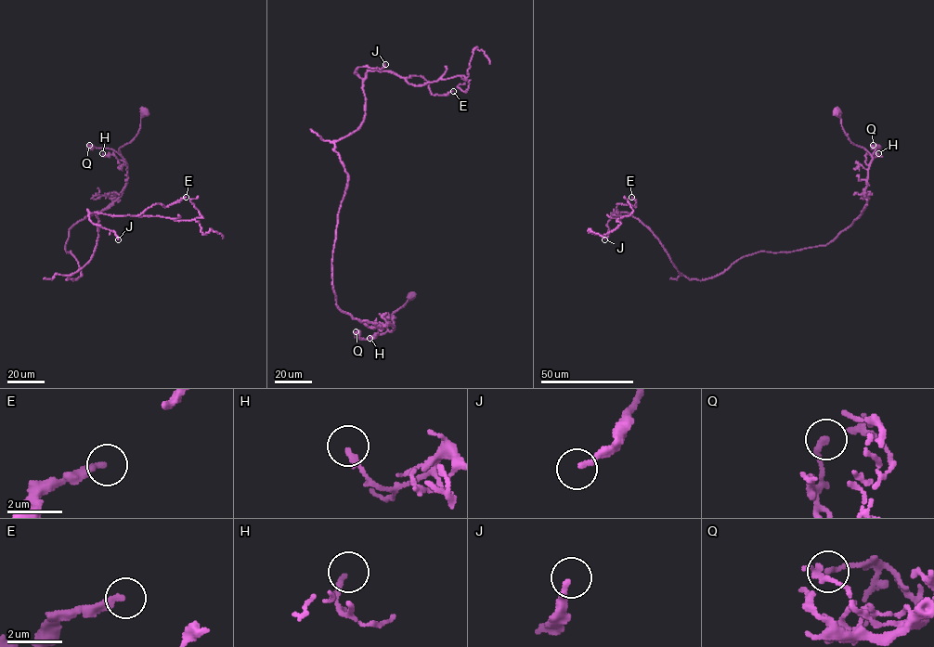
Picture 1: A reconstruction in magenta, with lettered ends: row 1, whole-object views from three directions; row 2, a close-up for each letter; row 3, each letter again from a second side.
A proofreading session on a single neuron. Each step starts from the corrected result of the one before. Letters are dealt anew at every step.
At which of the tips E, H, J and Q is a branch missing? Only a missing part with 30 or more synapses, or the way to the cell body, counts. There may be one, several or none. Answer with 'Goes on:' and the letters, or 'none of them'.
Goes on: J

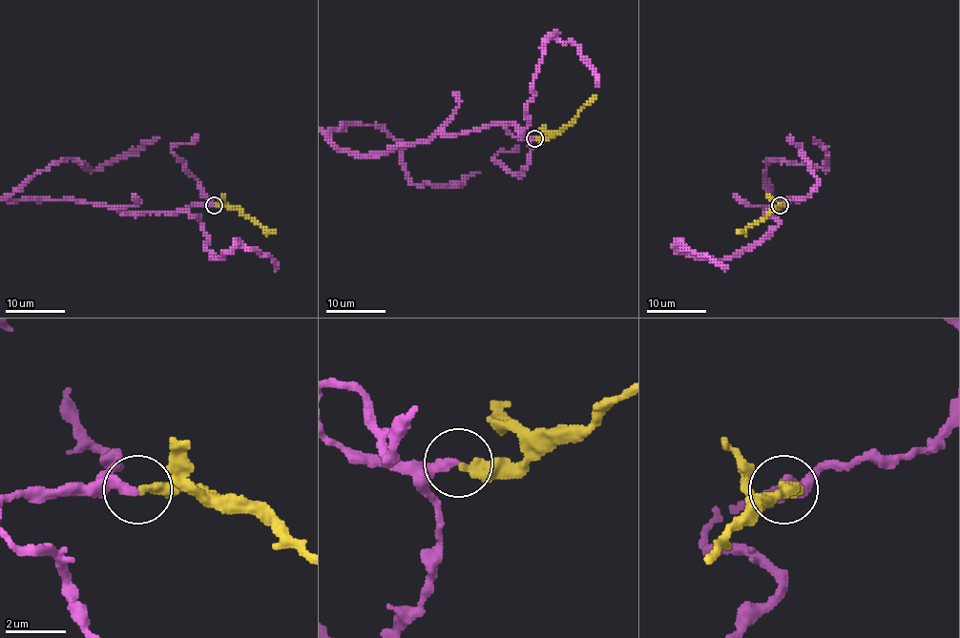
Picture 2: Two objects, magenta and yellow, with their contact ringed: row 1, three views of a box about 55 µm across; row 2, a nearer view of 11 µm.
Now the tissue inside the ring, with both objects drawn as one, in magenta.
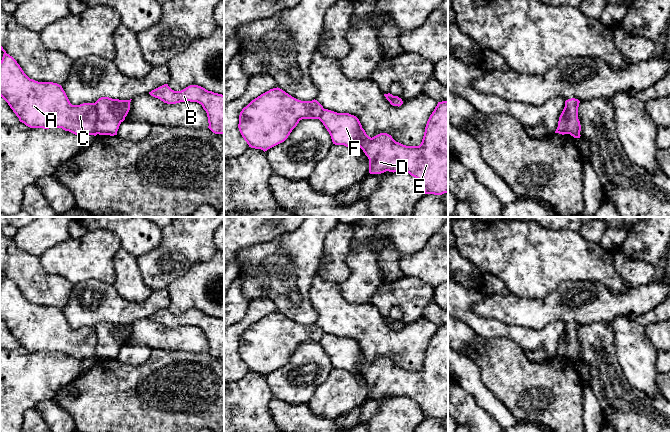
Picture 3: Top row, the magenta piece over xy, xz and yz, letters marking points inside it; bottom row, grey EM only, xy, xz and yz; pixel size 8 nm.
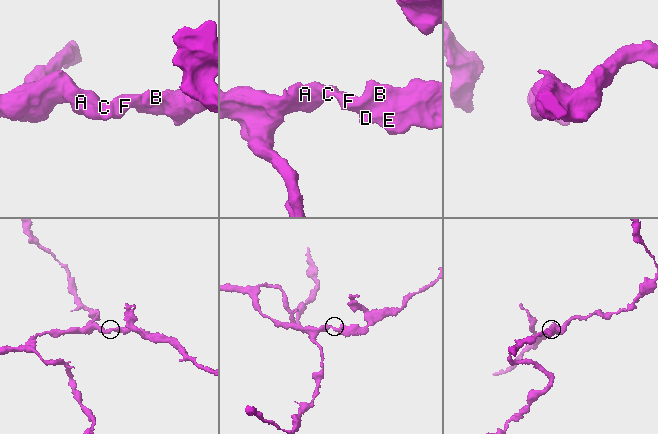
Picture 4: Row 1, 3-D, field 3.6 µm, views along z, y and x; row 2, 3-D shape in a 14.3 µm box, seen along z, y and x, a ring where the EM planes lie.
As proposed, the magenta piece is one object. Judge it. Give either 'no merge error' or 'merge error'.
merge error

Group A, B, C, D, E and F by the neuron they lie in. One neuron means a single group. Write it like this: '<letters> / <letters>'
A C / B D E F

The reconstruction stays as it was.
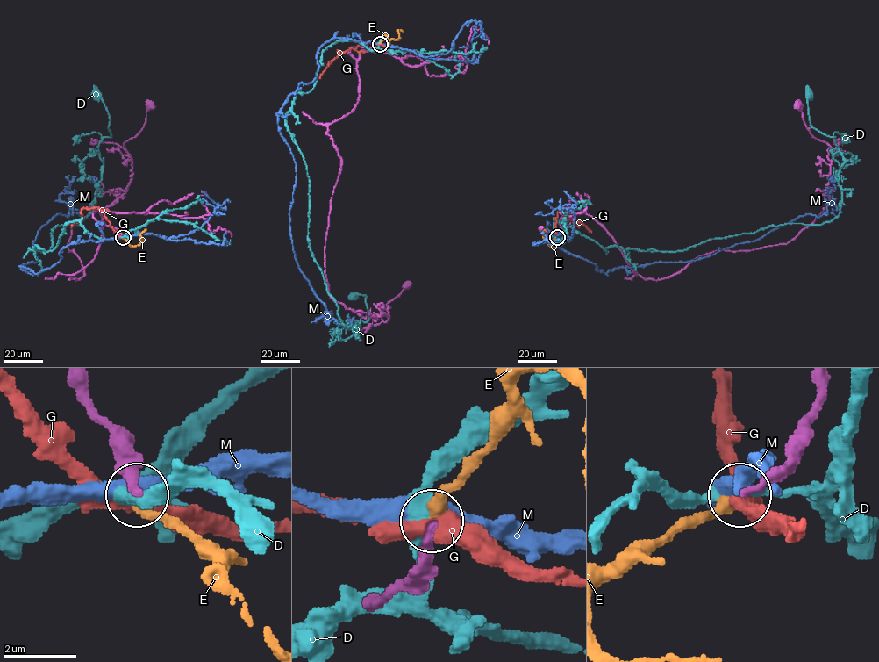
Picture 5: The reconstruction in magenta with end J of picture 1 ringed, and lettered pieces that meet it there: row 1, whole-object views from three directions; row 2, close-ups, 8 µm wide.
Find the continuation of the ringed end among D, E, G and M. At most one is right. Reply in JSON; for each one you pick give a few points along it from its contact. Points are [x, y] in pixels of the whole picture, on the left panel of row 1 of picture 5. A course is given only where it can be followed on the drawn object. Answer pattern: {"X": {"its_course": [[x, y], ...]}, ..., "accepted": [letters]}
{"E": {"its_course": [[122, 237], [131, 246], [137, 246], [146, 228]]}, "accepted": ["E"]}

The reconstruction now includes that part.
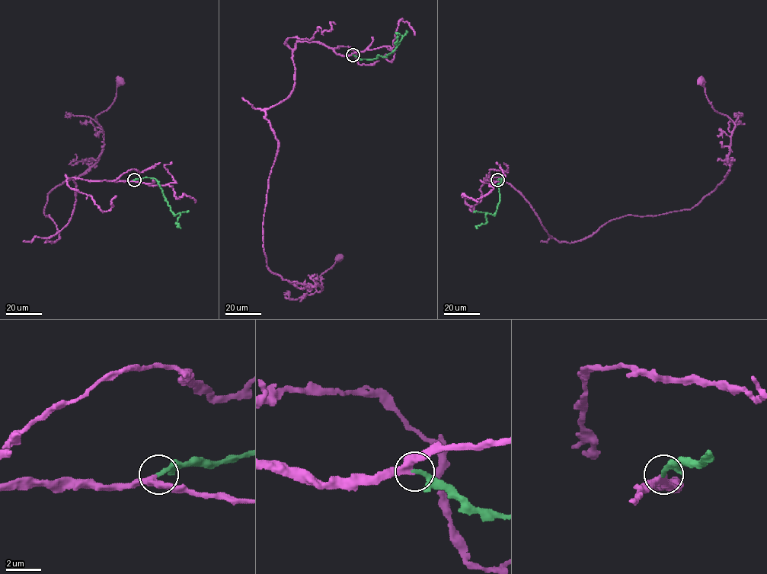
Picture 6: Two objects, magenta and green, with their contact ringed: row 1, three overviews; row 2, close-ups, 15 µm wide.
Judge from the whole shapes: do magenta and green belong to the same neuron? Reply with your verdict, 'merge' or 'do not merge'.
merge

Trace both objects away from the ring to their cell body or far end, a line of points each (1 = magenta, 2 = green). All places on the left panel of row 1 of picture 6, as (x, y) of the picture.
1: (134, 180), (74, 177), (71, 218), (46, 242), (59, 237), (47, 194), (96, 162), (96, 116), (119, 81)
2: (134, 180), (143, 177), (155, 180), (170, 211), (174, 215), (180, 213), (177, 222), (180, 228)

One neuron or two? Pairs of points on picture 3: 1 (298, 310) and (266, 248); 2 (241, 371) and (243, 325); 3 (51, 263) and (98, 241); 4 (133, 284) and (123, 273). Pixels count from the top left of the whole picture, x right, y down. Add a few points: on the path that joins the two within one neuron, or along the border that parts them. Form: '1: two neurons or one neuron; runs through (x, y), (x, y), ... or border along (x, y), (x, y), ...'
1: one neuron; runs through (281, 298), (258, 274), (258, 265)
2: one neuron; runs through (234, 360), (234, 336)
3: one neuron; runs through (63, 259), (80, 259), (86, 253)
4: one neuron; runs through (130, 281), (126, 276)

